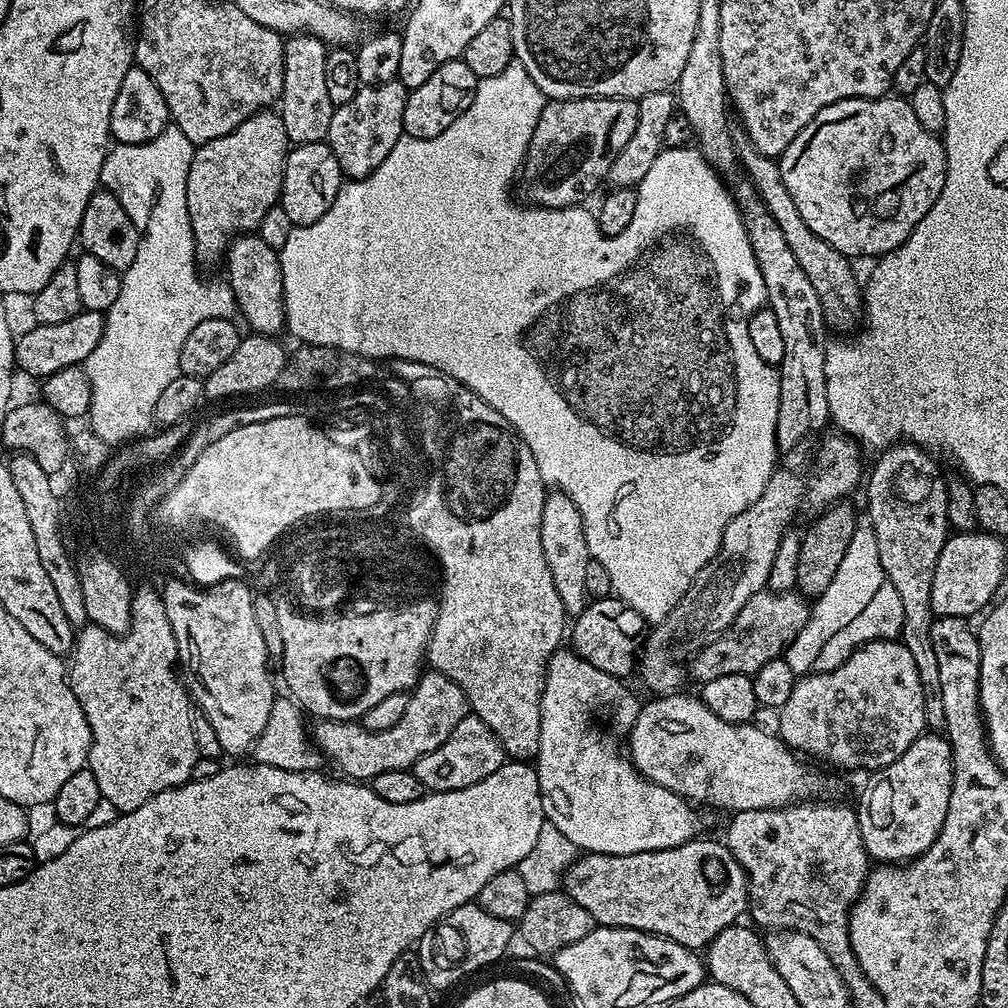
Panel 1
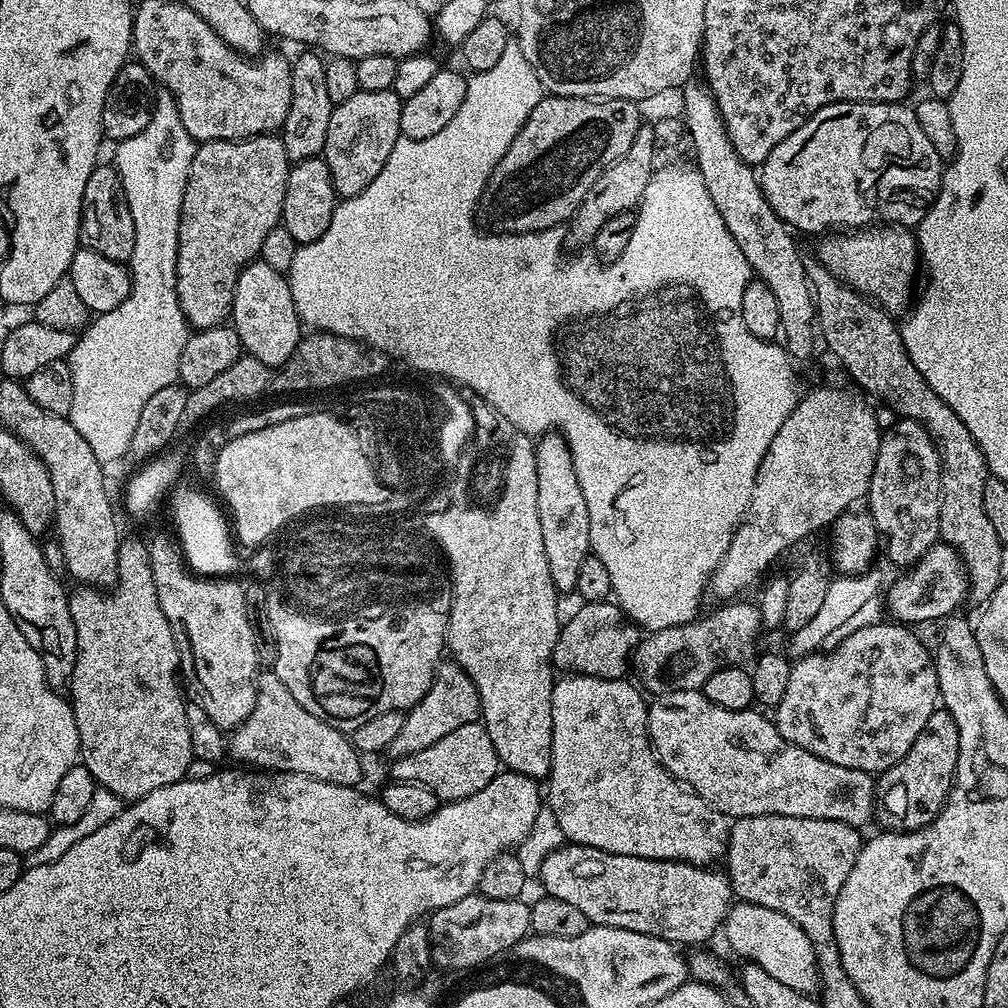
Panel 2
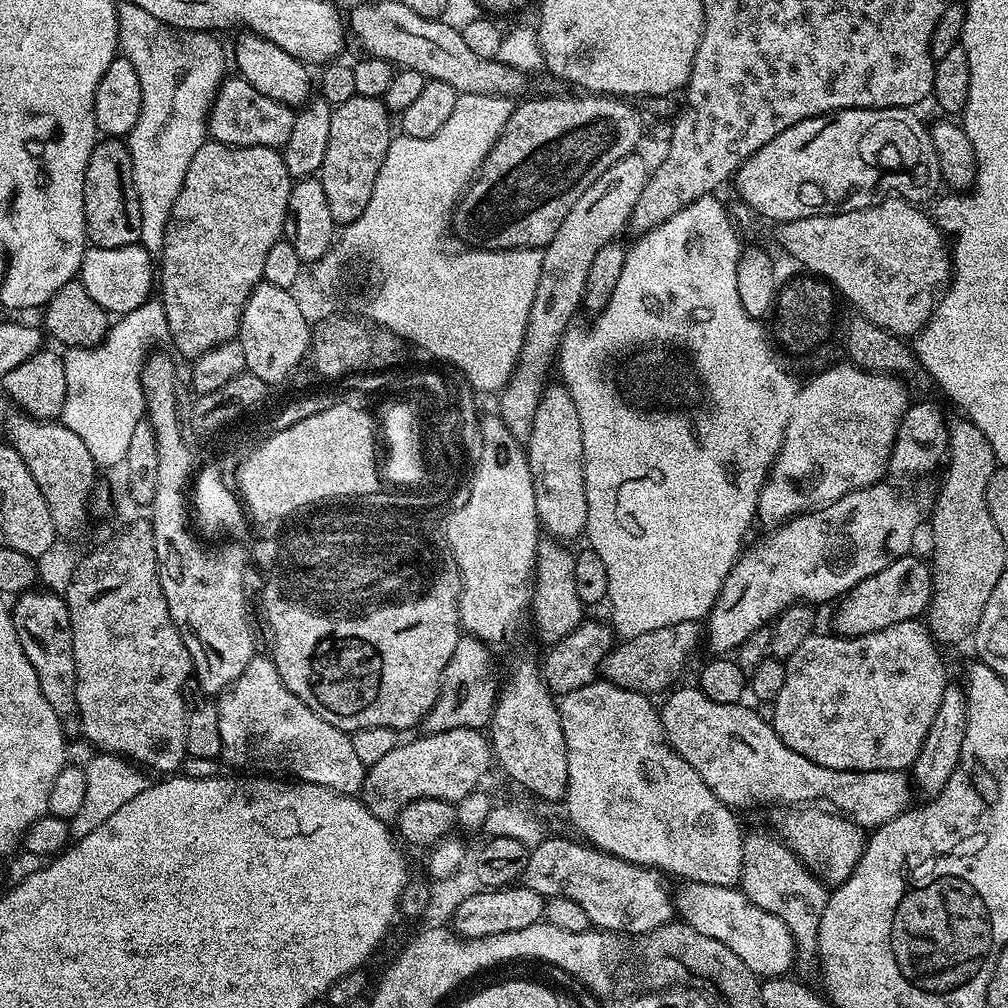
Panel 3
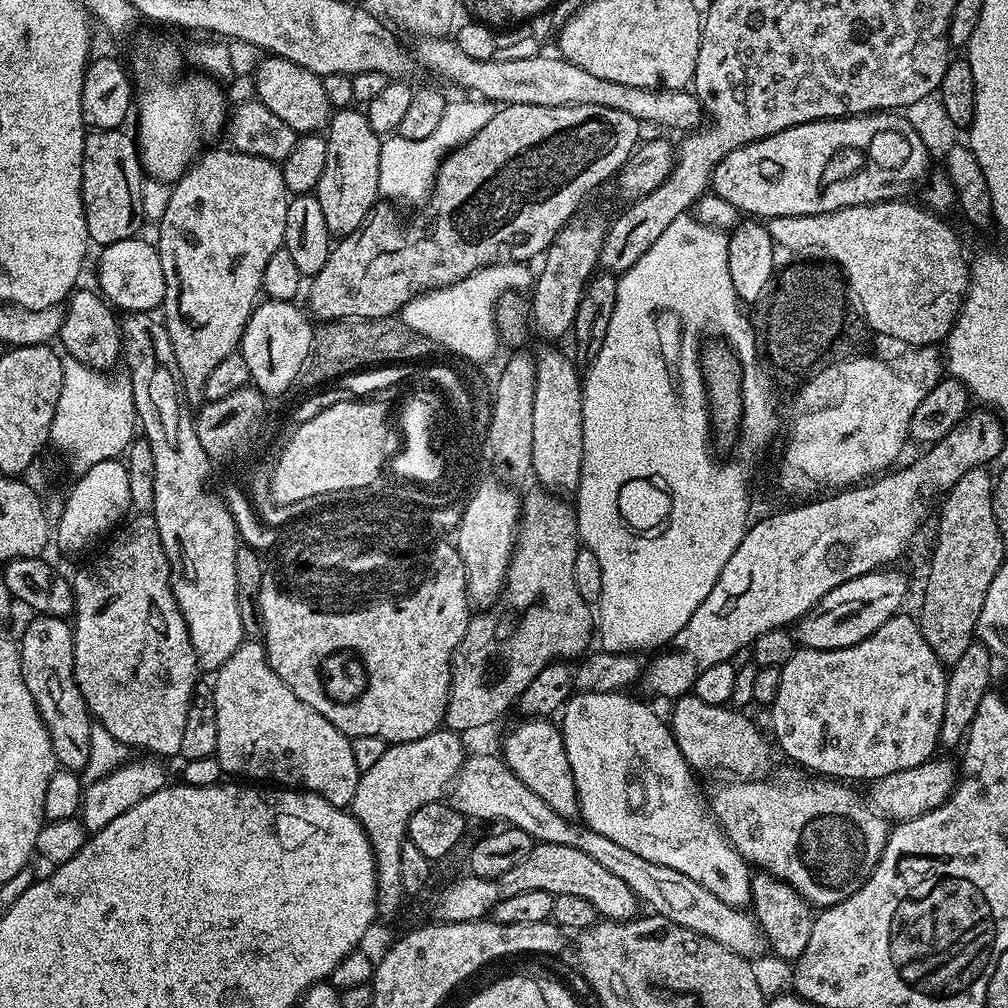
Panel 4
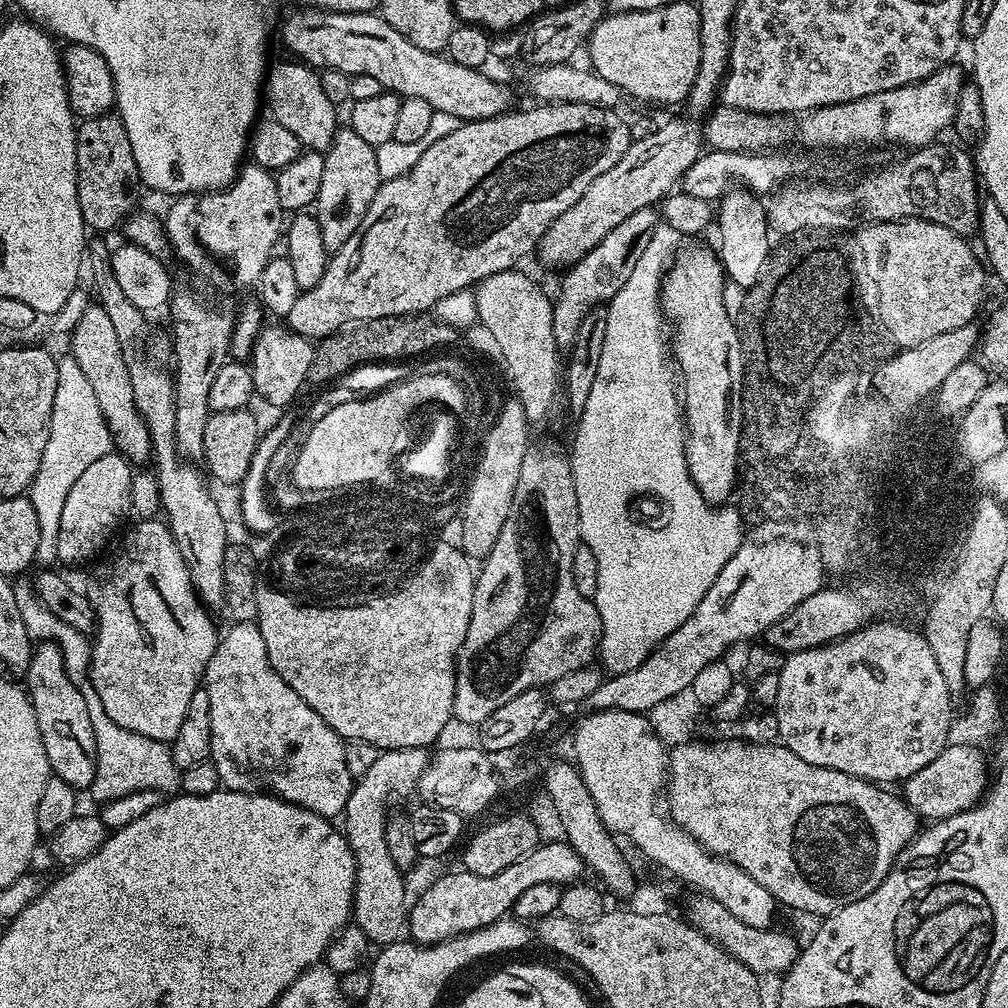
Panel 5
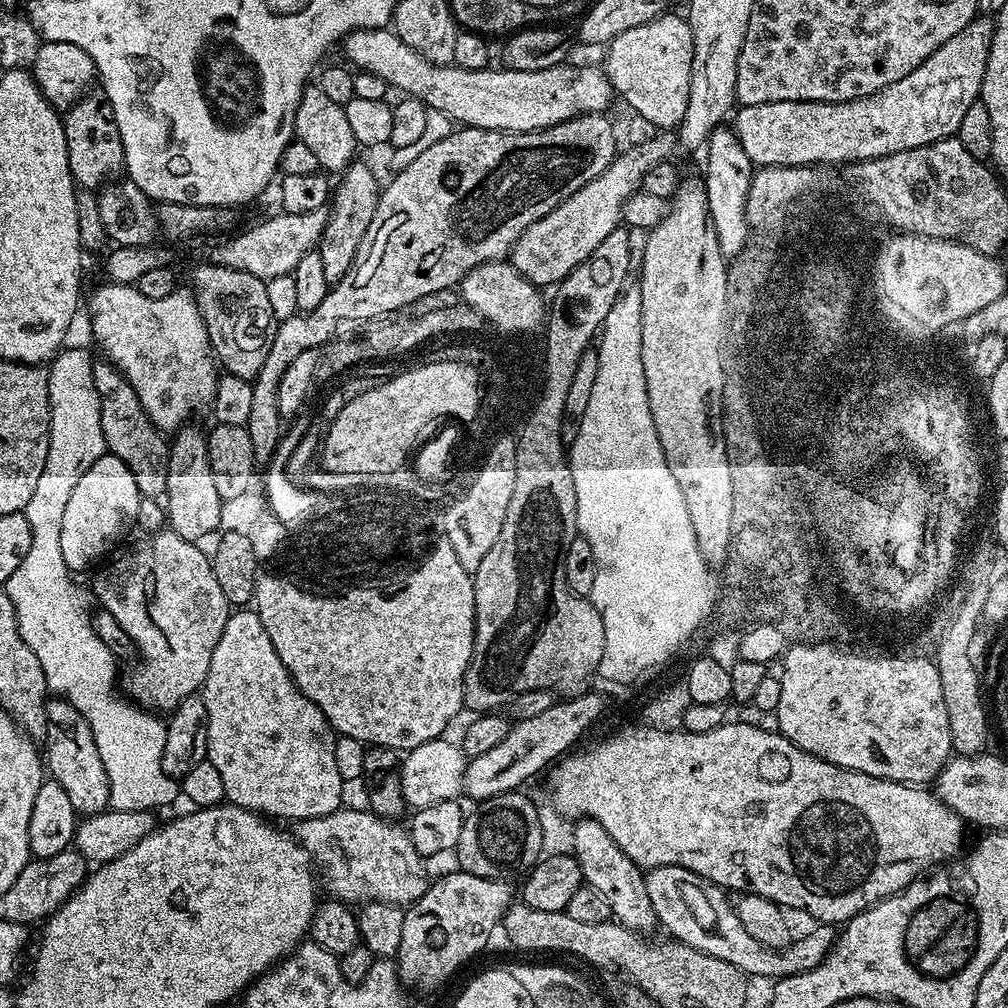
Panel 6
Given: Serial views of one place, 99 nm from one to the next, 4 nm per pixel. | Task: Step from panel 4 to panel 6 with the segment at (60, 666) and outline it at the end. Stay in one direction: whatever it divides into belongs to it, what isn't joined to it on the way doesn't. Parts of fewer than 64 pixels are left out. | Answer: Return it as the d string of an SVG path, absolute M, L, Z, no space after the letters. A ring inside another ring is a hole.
M52 698L48 702L48 725L46 726L46 772L51 779L66 790L74 805L77 817L96 816L108 808L110 782L106 778L106 766L98 755L98 746L94 746L94 734L78 710L74 710L63 698Z

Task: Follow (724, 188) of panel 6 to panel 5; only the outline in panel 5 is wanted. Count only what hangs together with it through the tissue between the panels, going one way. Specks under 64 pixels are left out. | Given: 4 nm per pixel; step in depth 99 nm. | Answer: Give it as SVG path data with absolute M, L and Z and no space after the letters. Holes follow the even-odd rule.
M743 186L733 187L725 192L718 201L718 226L720 222L718 255L720 264L724 268L725 277L731 283L733 280L740 287L740 290L747 290L752 285L752 280L757 280L757 277L762 274L760 271L762 262L766 262L770 258L767 212L765 201L757 193Z

